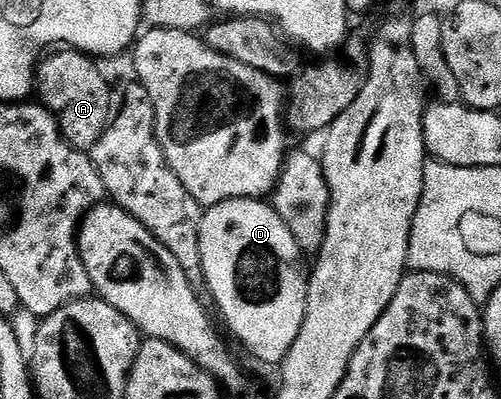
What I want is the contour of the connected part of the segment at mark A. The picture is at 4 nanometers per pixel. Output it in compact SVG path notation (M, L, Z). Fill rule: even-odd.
M58 48L47 53L39 61L33 93L36 98L38 94L37 101L57 120L64 140L77 150L93 150L112 121L112 88L104 80L104 76L100 76L97 61L91 55L83 54L81 50Z

